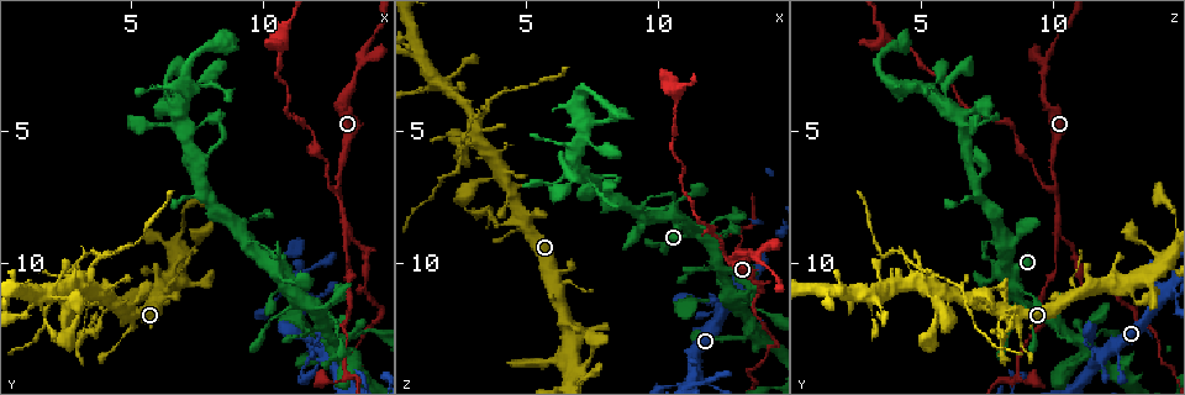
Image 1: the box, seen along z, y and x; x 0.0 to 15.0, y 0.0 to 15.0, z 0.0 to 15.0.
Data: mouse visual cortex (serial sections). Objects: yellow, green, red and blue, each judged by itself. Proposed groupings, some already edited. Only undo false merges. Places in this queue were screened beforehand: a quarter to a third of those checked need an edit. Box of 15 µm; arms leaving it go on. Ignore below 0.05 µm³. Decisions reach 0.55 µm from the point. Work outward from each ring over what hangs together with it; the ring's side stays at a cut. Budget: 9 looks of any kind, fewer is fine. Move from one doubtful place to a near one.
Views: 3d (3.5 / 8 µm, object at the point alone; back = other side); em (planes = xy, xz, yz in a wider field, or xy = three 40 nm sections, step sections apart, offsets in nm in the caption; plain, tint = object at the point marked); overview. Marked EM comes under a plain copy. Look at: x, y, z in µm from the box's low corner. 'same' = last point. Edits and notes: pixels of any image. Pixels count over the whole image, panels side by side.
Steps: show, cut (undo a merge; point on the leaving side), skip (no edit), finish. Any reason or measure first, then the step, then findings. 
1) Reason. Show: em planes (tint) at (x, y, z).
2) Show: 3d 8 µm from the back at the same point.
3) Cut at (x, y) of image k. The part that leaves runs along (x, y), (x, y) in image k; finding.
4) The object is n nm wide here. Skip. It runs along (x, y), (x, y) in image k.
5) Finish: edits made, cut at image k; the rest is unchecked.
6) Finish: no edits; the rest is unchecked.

Calibre changes. Show: 3d 3.5 µm from the back at (4.0, 12.0, 8.6).

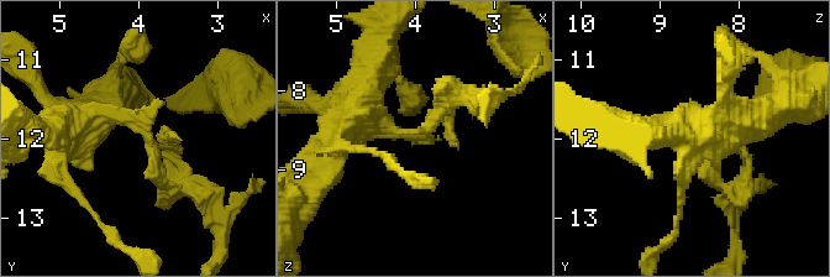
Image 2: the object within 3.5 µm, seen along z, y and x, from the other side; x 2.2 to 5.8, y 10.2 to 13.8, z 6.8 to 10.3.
The arms are 150, 350 nm wide; need the tissue. Show: em xy step 3 (tint) at (3.90, 12.00, 8.50).

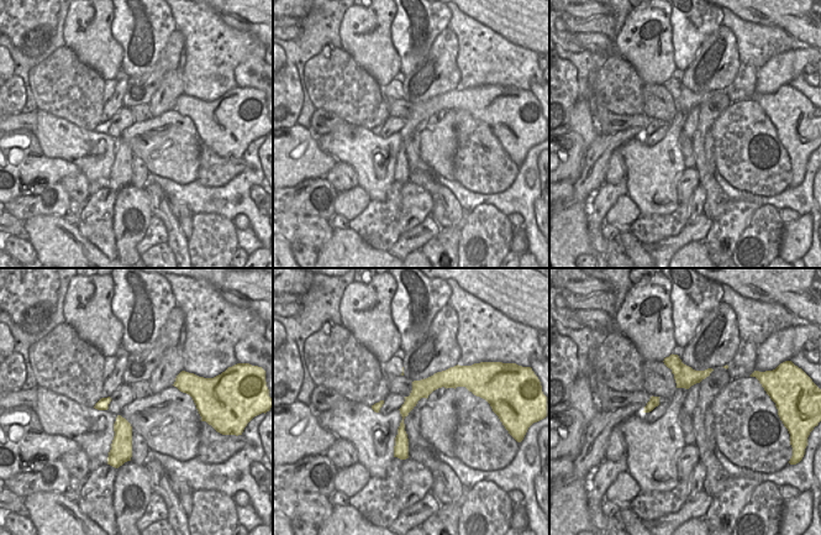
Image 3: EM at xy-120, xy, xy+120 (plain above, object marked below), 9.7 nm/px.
The object is 170 nm wide here. Cut at (167, 137) of image 2. The part that leaves runs along (137, 121), (163, 189), (190, 189) in image 2; two cells meet here.

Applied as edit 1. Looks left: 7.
Show: overview.

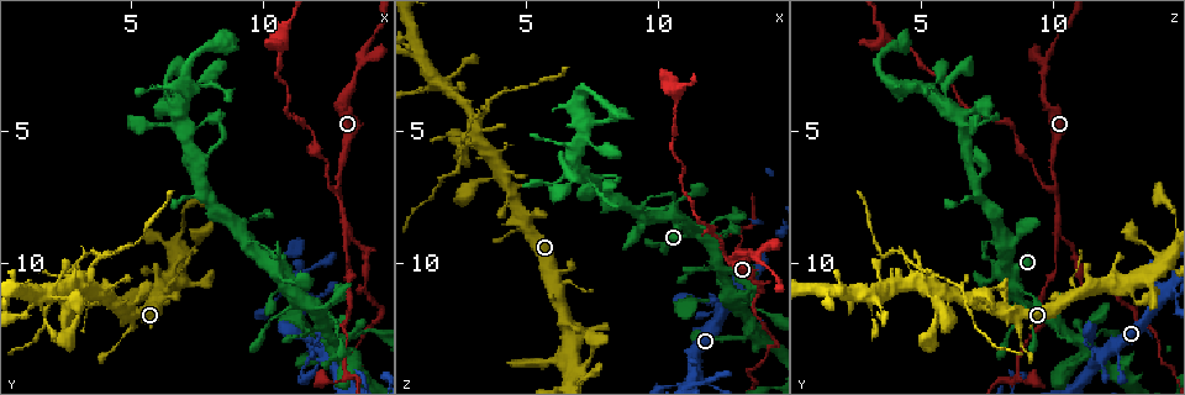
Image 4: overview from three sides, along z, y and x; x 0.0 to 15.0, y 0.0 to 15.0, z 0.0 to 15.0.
Branch point. Show: 3d 3.5 µm at (12.9, 7.1, 10.1).

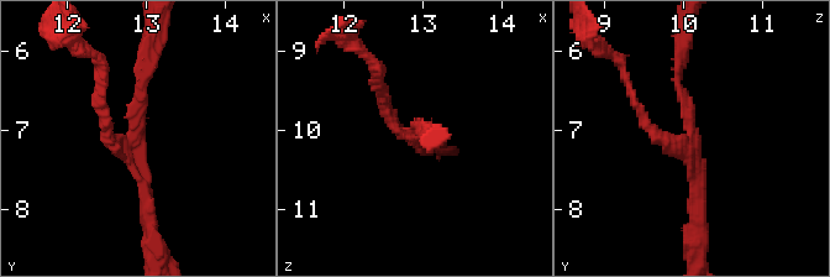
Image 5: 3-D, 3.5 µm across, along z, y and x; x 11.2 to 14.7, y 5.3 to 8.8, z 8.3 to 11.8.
3 arms meet here; the arms are 150, 150, 200 nm wide; now the EM. Show: em xy step 3 (tint) at (12.85, 6.95, 10.15).

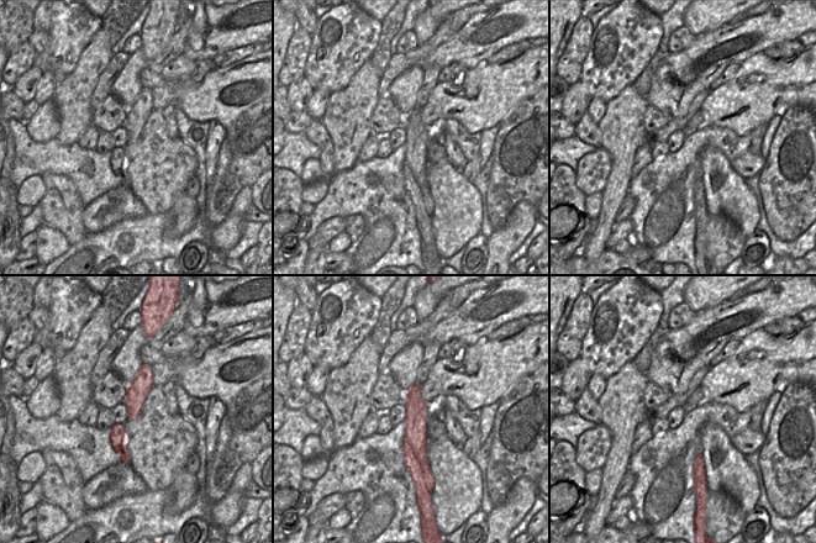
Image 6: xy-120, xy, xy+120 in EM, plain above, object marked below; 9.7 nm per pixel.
Cut at (106, 139) of image 5. The part that leaves runs along (145, 193), (148, 246), (152, 250) in image 5; two cells meet here.

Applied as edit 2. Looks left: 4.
Sudden change in width. Show: 3d 3.5 µm at (11.7, 13.6, 12.5).

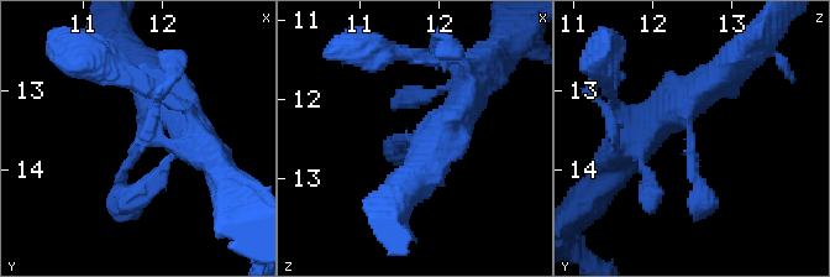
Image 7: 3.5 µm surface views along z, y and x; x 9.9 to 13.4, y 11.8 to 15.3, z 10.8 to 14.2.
Show: em xy step 5 (tint) at the same point.

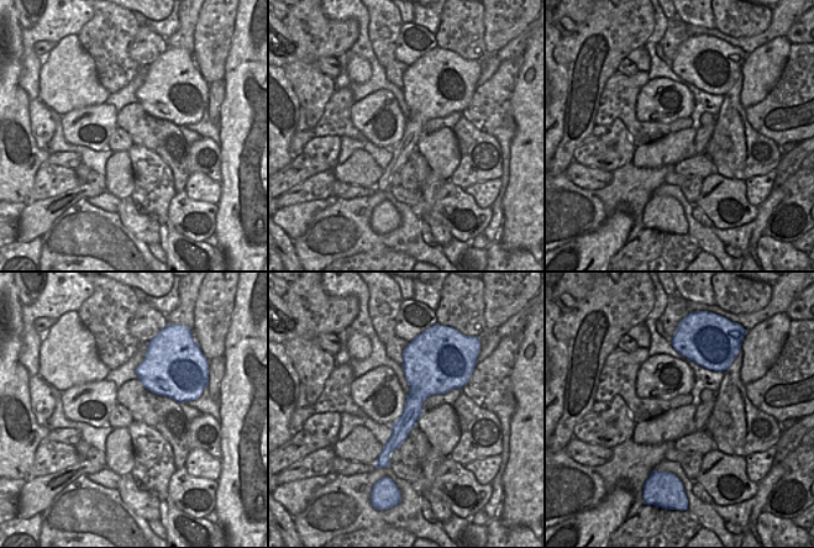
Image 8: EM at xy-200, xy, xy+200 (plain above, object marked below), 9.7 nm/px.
Skip. It runs along (156, 85), (121, 173), (137, 210) in image 7; all the same cell.

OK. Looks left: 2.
Finish: edits made, cut at image 2, cut at image 5; the rest is unchecked.

